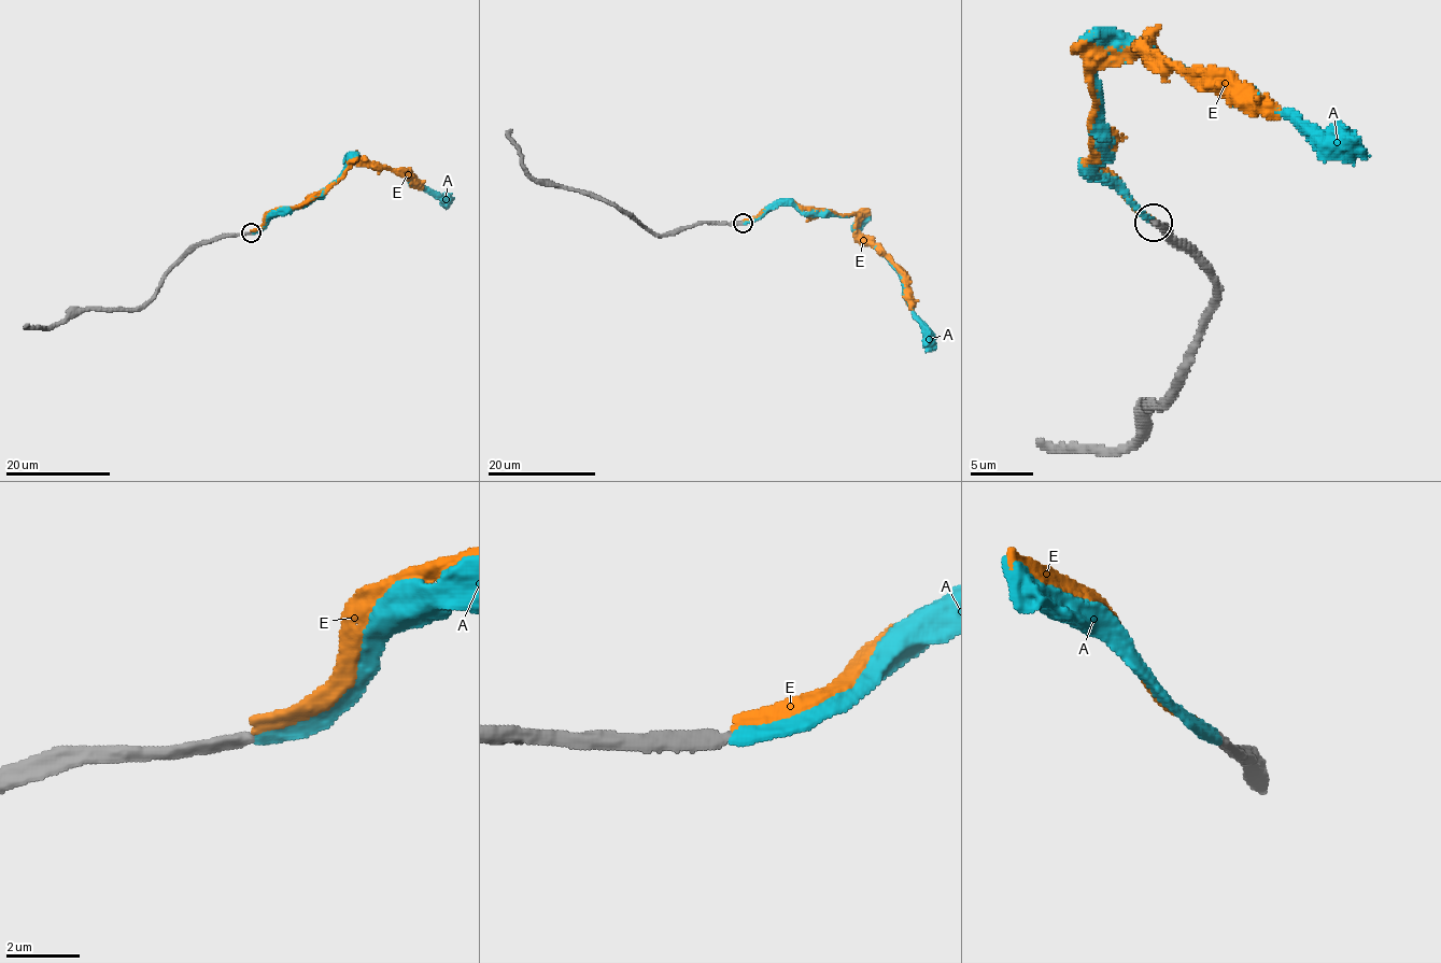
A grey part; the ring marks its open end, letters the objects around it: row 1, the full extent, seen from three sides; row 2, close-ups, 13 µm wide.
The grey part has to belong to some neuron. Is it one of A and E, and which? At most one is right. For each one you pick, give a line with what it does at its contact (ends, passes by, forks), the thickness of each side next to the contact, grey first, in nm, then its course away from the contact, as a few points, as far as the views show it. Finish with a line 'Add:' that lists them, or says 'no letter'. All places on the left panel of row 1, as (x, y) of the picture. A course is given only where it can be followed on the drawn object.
A: It ends there. Thickness 360 nm (grey) against 380 nm. Its course: (251, 232), (259, 232), (273, 216), (307, 204), (336, 182), (349, 158), (366, 159), (399, 173), (448, 207)
Add: A

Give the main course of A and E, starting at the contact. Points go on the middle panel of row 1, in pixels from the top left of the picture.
A: (742, 223), (751, 223), (781, 206), (804, 212), (858, 214), (860, 235), (899, 274), (928, 351)
E: (743, 223), (783, 200), (856, 216), (858, 234), (867, 238), (903, 277), (904, 293), (913, 309)

